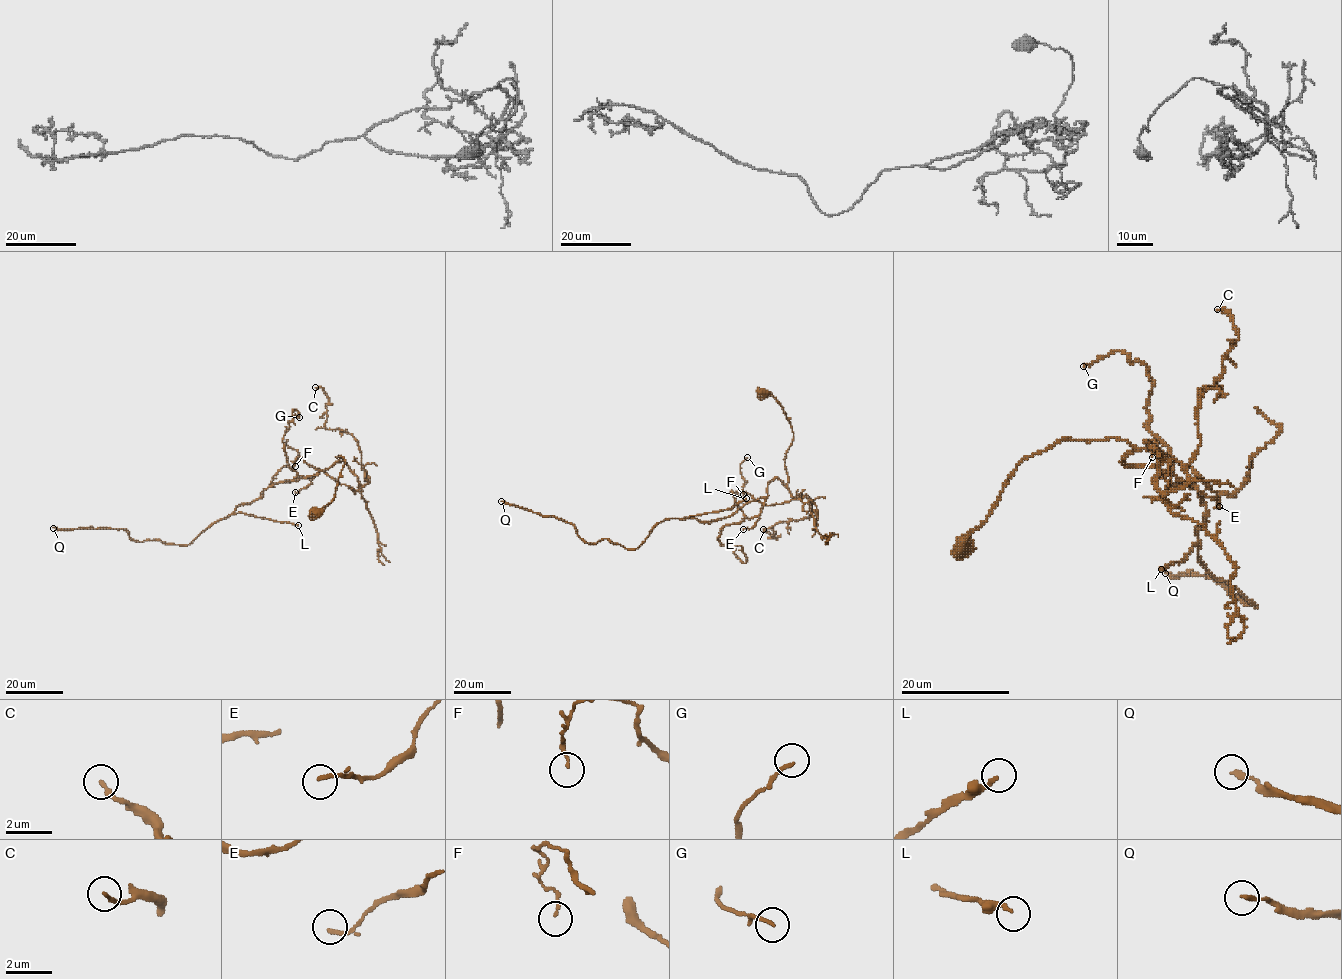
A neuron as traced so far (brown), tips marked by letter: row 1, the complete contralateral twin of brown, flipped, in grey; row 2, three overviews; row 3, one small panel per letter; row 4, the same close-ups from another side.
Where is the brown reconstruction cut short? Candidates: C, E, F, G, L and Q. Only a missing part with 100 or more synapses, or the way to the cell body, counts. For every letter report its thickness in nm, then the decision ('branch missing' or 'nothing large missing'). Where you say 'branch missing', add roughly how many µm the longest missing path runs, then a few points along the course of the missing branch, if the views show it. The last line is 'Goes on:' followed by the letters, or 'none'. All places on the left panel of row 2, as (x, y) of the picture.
C: 160 nm | nothing large missing
E: 110 nm | nothing large missing
F: 100 nm | nothing large missing
G: 140 nm | nothing large missing
L: 180 nm | branch missing | 45 µm | (298, 525), (328, 523), (349, 526), (362, 533), (376, 532), (392, 516), (390, 520)
Q: 180 nm | branch missing | 40 µm
Goes on: L, Q

